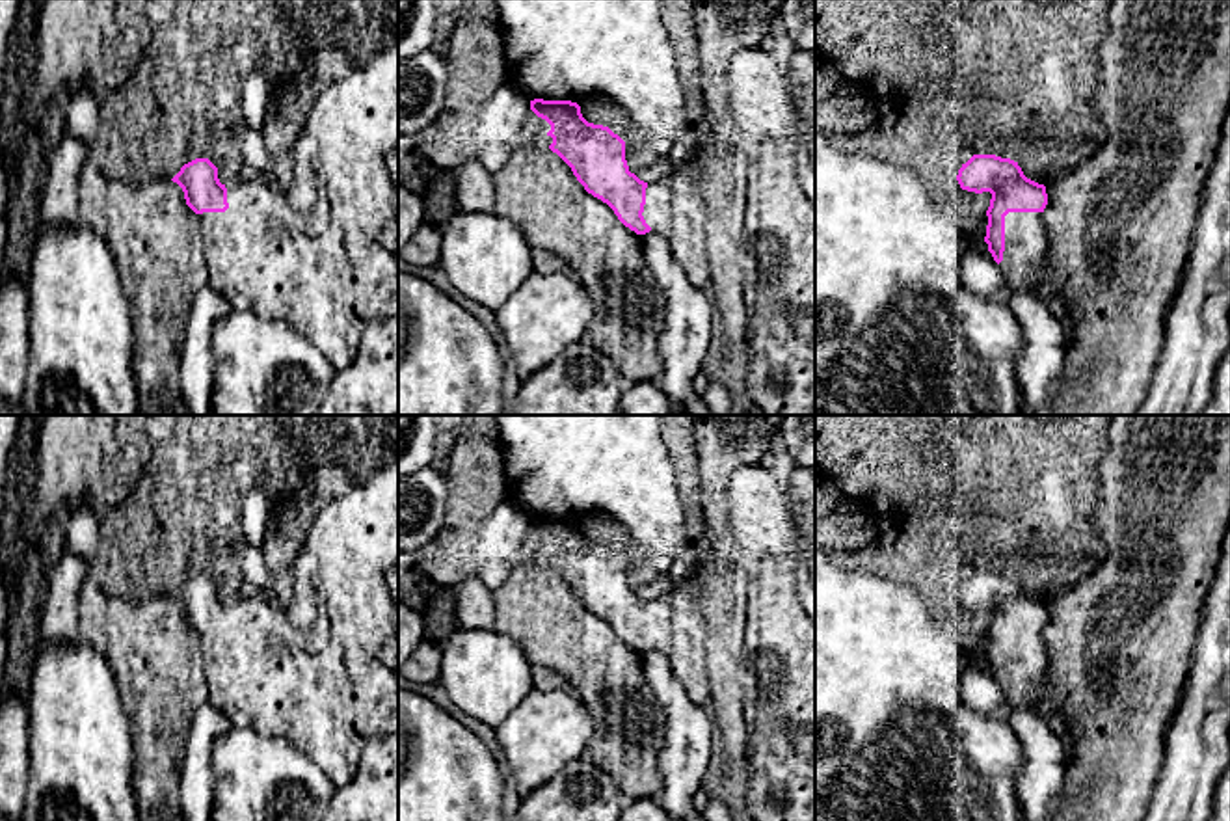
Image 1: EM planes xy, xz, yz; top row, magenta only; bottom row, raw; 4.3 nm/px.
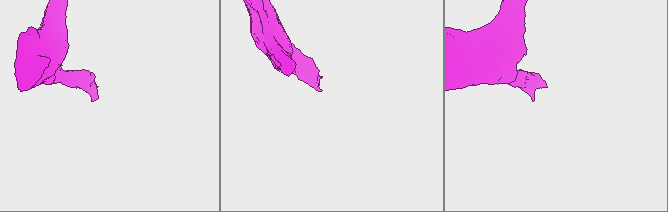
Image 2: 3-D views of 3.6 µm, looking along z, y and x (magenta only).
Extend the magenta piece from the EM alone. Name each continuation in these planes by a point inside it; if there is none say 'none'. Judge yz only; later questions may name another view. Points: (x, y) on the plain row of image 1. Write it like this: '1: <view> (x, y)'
1: yz (1026, 676)

